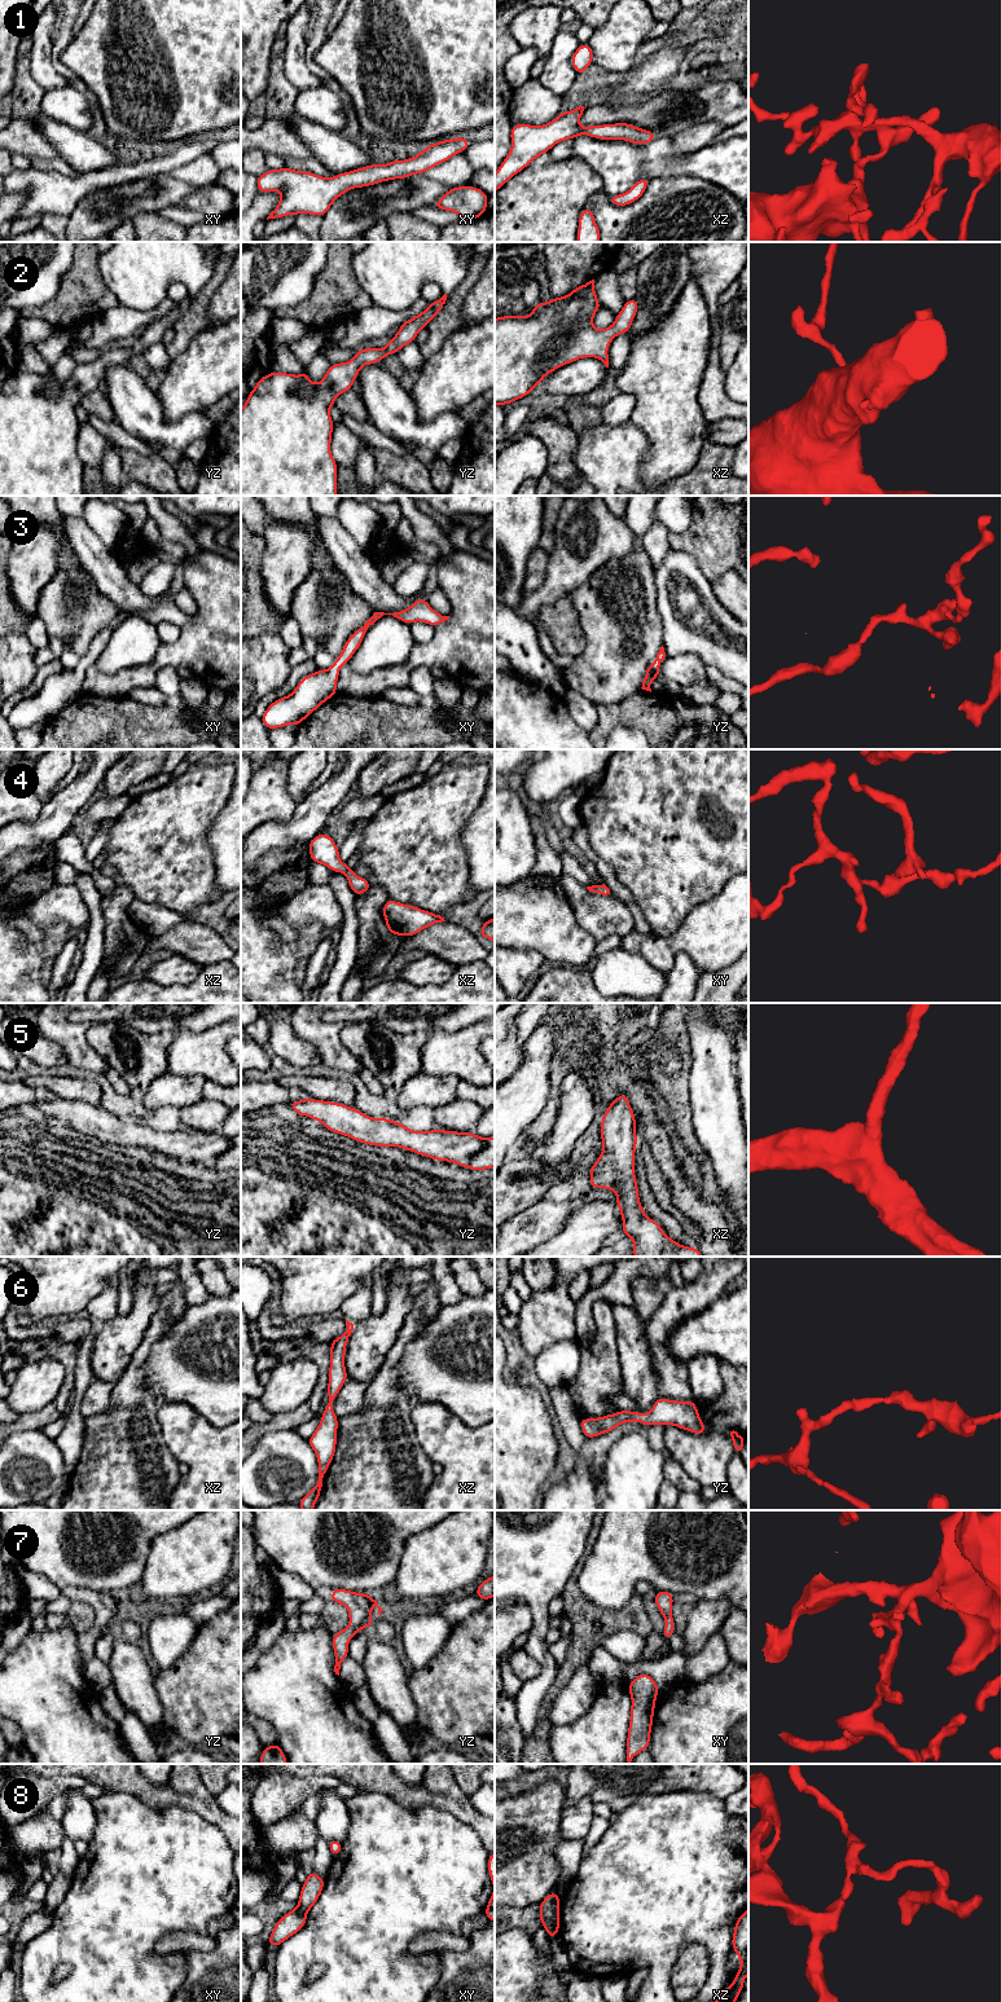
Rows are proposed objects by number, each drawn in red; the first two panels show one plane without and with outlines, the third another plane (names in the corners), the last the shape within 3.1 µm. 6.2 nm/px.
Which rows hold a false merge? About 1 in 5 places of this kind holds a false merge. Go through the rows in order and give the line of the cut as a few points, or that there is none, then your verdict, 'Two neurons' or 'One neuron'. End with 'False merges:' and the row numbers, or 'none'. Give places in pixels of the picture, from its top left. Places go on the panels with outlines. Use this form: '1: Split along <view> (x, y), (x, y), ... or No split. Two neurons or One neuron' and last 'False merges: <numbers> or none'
1: No split. One neuron
2: No split. One neuron
3: No split. One neuron
4: No split. One neuron
5: No split. One neuron
6: No split. One neuron
7: No split. One neuron
8: Split along xy (297, 1908), (304, 1914). Two neurons
False merges: 8

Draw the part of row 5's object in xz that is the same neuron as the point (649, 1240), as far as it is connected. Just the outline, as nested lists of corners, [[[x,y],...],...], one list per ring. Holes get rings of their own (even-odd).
[[[628,1095],[610,1103],[601,1118],[603,1150],[589,1169],[590,1188],[616,1193],[624,1236],[633,1238],[635,1257],[703,1257],[698,1248],[679,1245],[668,1237],[657,1220],[649,1219],[641,1206],[635,1174],[637,1147],[636,1116]]]

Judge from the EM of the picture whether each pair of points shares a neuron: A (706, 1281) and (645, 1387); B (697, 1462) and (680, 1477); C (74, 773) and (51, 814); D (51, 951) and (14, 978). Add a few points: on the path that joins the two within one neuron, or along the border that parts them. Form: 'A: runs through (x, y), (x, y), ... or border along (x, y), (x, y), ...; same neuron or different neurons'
A: border along (646, 1342), (658, 1396); different neurons
B: border along (672, 1459), (698, 1483); different neurons
C: border along (88, 762), (71, 782), (57, 791); different neurons
D: runs through (42, 951), (23, 969); same neuron

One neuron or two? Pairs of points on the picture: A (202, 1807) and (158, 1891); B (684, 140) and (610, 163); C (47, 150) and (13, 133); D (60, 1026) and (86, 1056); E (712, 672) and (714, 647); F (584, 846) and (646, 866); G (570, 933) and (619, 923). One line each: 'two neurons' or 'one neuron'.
A: two neurons
B: two neurons
C: one neuron
D: one neuron
E: two neurons
F: two neurons
G: two neurons

